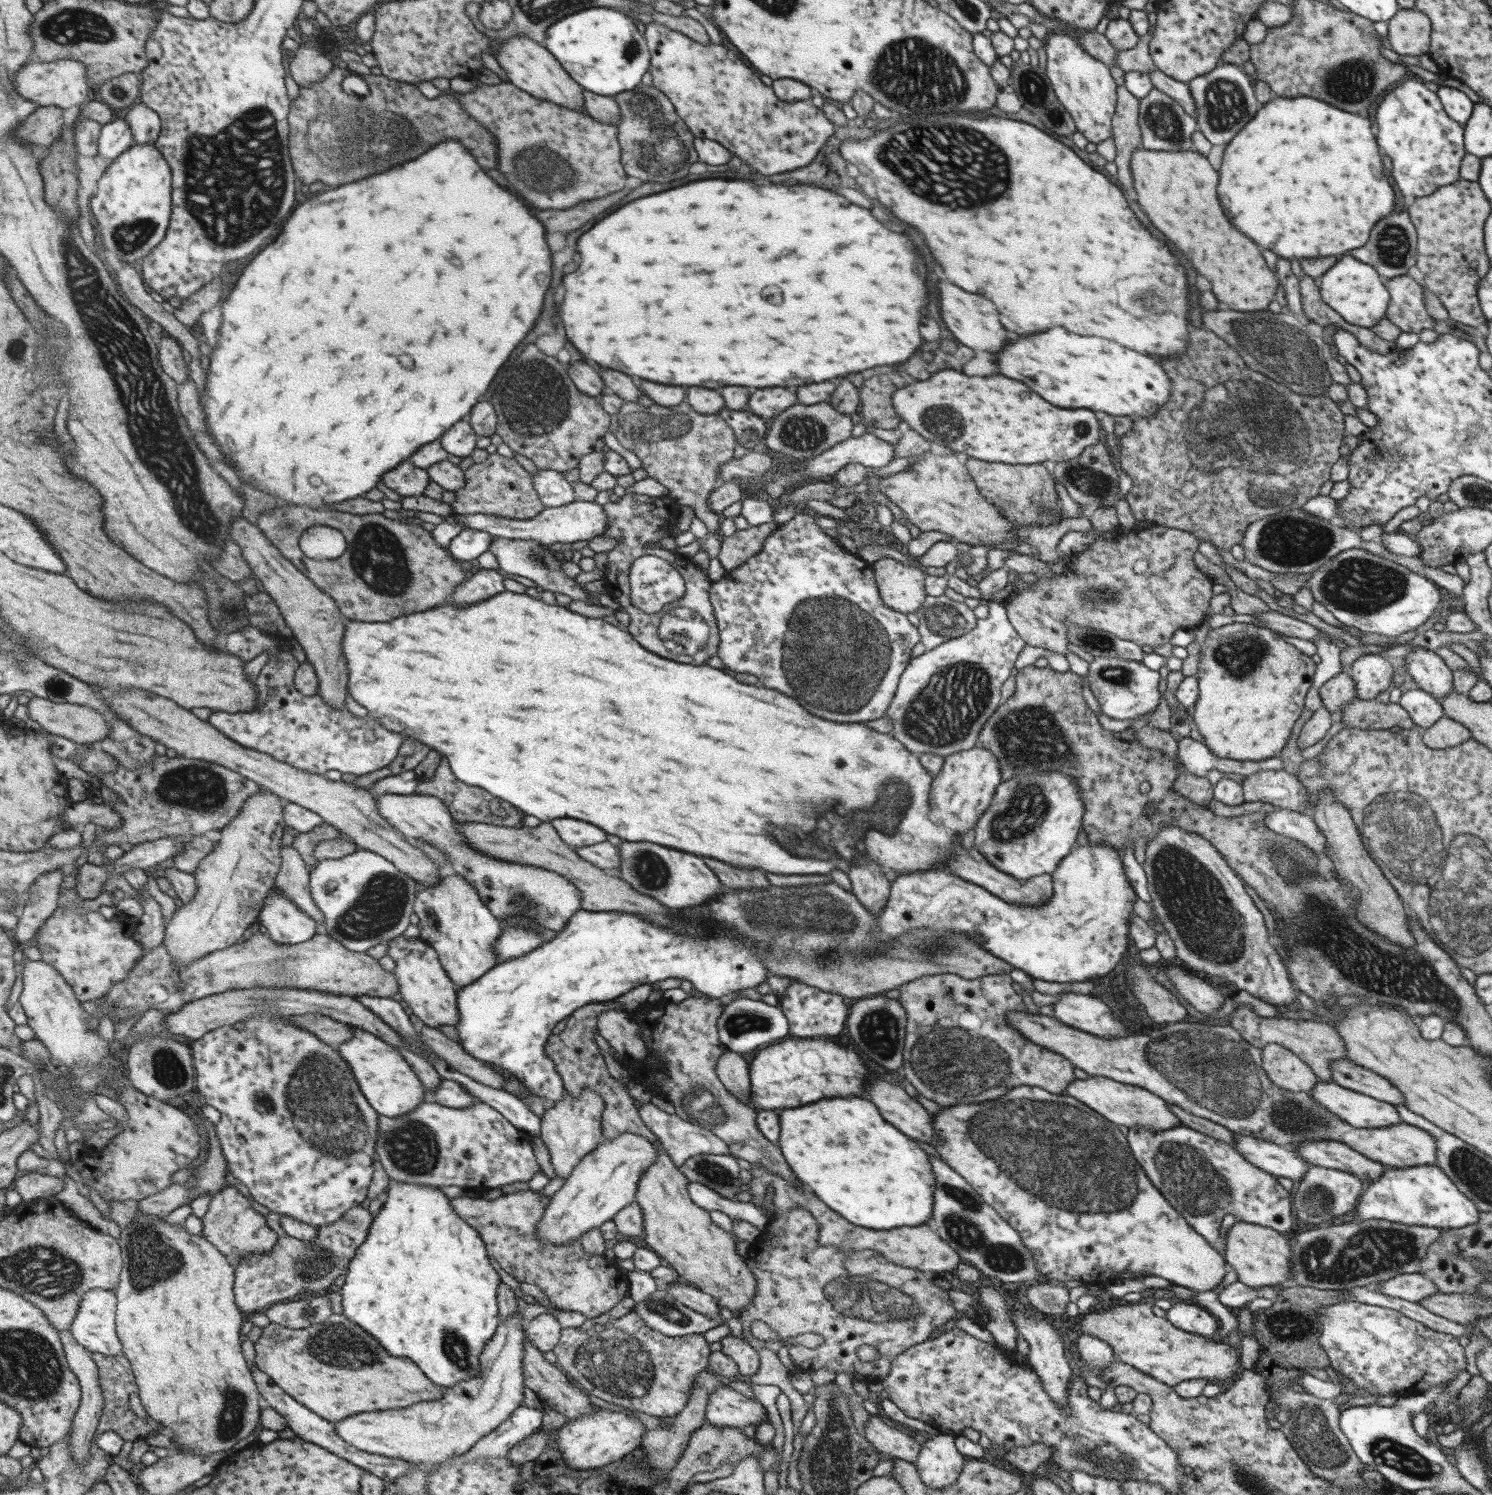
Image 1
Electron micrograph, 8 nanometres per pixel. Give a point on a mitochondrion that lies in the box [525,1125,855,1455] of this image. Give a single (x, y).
(619, 1365)

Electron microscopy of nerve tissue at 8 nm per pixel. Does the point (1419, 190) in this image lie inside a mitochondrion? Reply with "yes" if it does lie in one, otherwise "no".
no

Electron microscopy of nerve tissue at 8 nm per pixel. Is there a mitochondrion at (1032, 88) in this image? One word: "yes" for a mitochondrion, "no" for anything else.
yes

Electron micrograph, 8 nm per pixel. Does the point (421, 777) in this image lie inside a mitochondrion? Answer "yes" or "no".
no

